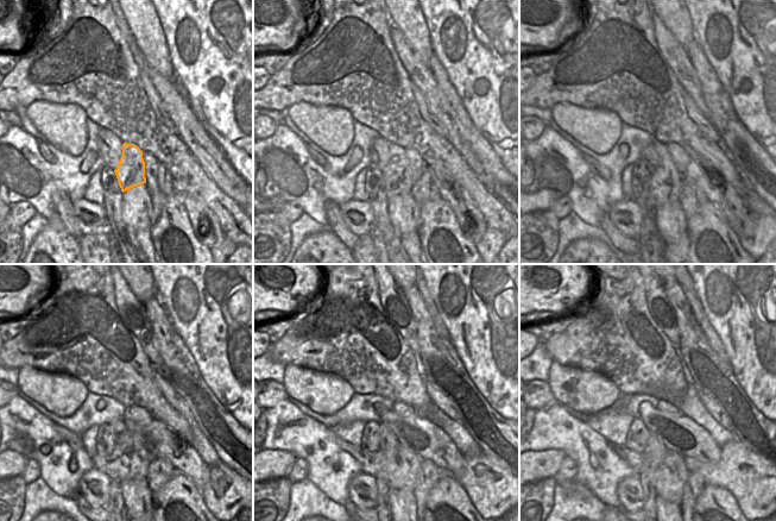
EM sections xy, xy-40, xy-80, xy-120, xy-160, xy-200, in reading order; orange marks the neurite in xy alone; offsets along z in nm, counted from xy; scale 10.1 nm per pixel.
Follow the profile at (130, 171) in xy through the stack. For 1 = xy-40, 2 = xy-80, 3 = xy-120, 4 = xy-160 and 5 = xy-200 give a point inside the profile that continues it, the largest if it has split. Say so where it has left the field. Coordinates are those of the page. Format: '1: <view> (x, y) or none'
1: xy-40 (397, 175)
2: xy-80 (666, 182)
3: xy-120 (134, 464)
4: xy-160 (399, 471)
5: xy-200 (672, 476)

